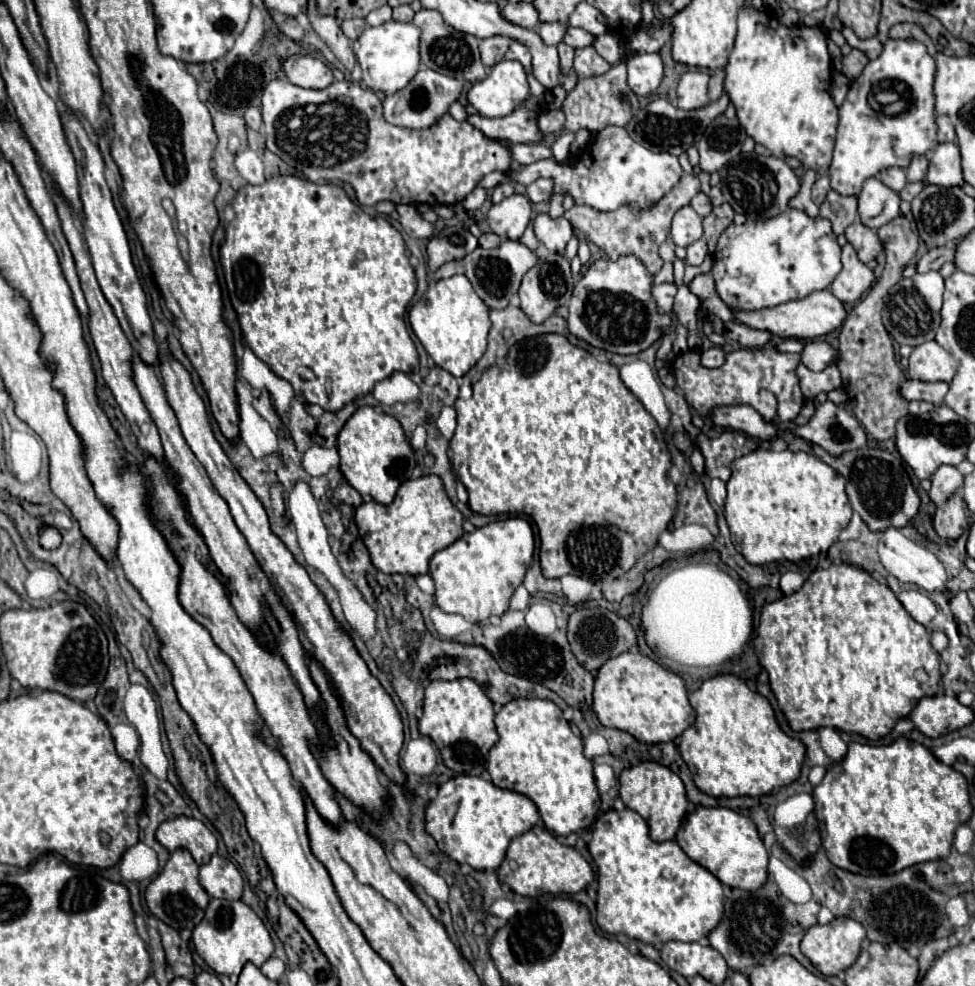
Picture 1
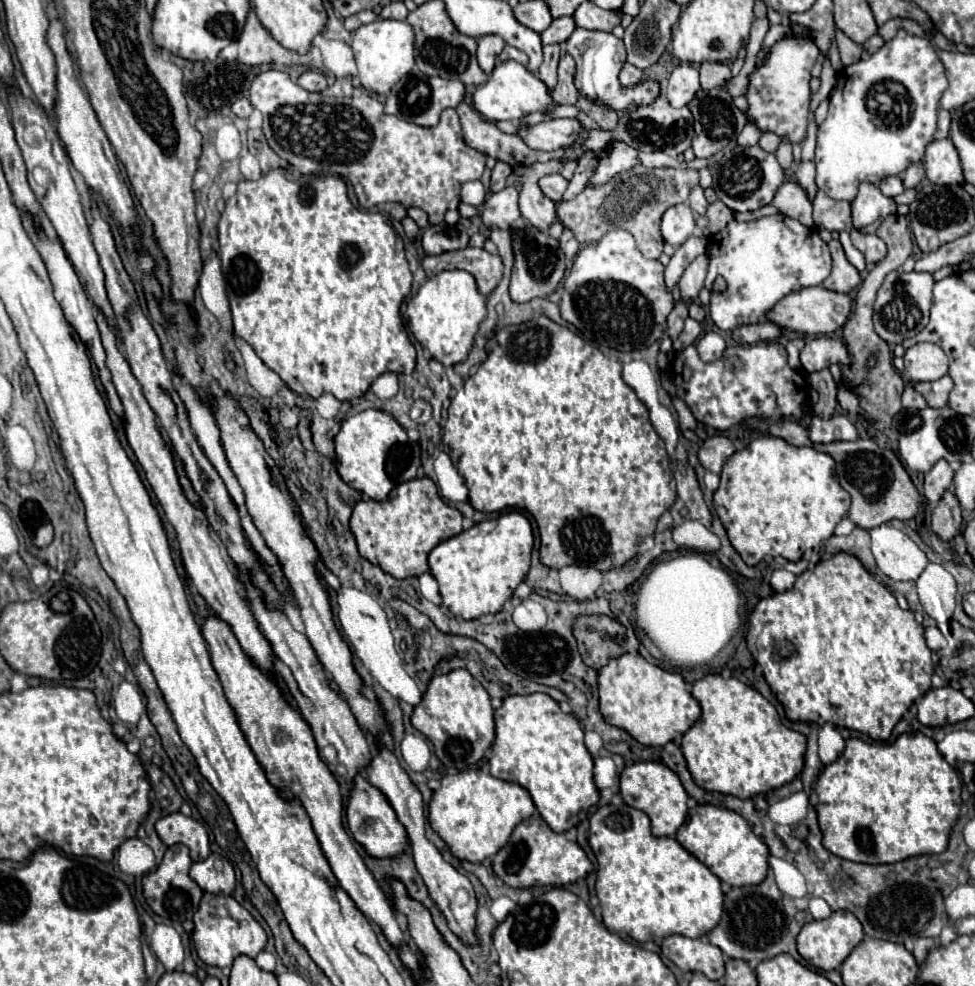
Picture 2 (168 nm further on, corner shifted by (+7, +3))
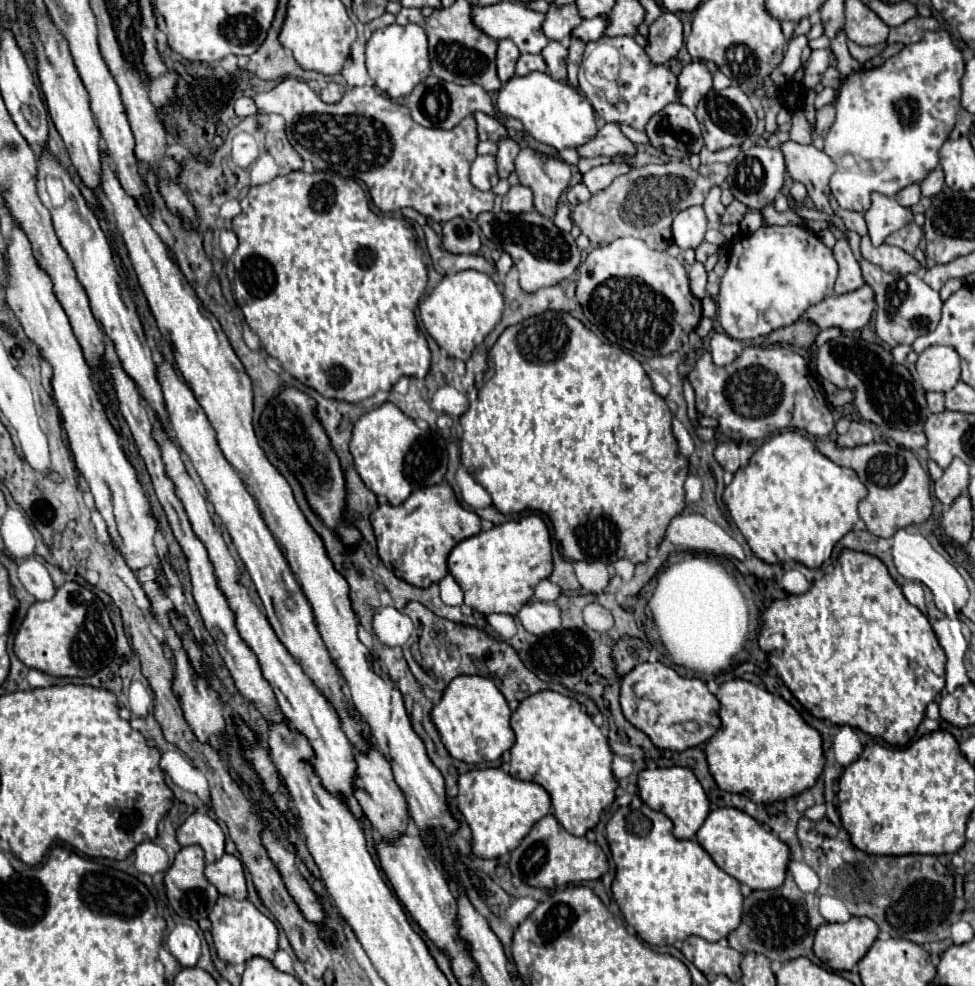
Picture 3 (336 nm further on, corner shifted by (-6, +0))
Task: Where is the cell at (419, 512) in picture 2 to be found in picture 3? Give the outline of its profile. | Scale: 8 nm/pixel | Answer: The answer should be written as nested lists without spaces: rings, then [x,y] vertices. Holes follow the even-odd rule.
[[[444,481],[414,491],[402,505],[380,505],[372,513],[372,527],[378,539],[378,555],[388,569],[414,587],[430,587],[448,575],[446,559],[454,545],[480,533],[480,517],[466,509],[452,487]]]

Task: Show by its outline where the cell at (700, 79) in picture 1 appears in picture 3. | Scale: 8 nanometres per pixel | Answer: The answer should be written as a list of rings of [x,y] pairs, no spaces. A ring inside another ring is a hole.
[[[692,61],[678,73],[678,99],[688,109],[696,109],[698,101],[712,89],[712,75],[704,61]]]

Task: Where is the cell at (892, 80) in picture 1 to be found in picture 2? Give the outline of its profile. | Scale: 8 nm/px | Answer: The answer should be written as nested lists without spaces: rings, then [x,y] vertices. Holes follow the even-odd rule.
[[[899,30],[897,36],[885,42],[873,56],[859,60],[841,70],[837,86],[831,92],[829,114],[817,132],[817,186],[827,192],[833,200],[851,202],[857,196],[861,182],[879,184],[887,176],[901,174],[907,164],[919,162],[925,156],[925,146],[933,140],[937,130],[937,110],[939,96],[947,88],[945,70],[937,52],[933,50],[927,38],[911,36],[905,30]]]

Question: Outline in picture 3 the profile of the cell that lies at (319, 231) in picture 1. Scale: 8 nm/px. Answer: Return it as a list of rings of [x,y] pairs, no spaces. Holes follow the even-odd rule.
[[[292,171],[288,175],[276,177],[266,185],[250,187],[246,197],[240,201],[242,213],[234,217],[232,229],[238,235],[238,247],[234,255],[230,257],[234,269],[236,269],[236,299],[240,303],[240,309],[244,313],[246,323],[252,327],[252,331],[260,337],[262,347],[270,357],[274,357],[286,373],[290,373],[294,379],[316,389],[322,397],[326,399],[338,399],[338,401],[348,401],[348,403],[360,403],[368,397],[372,397],[376,391],[390,391],[394,383],[408,375],[408,377],[418,377],[424,379],[428,373],[428,357],[430,349],[426,339],[422,339],[418,325],[416,325],[416,307],[420,301],[420,295],[426,289],[426,267],[422,263],[422,253],[418,251],[416,239],[412,231],[406,227],[404,219],[394,219],[394,217],[378,217],[376,213],[370,211],[366,193],[354,179],[342,179],[338,175],[330,175],[324,171],[318,173],[302,173],[302,171]]]

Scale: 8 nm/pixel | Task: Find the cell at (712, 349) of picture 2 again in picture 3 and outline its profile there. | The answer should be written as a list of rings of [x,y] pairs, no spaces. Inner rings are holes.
[[[714,333],[710,339],[710,353],[716,365],[728,365],[742,353],[742,343],[724,333]]]

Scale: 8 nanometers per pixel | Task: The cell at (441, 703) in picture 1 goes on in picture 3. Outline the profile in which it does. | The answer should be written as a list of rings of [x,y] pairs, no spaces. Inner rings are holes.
[[[460,675],[448,683],[438,705],[432,709],[432,721],[442,735],[442,743],[448,753],[464,763],[482,763],[496,761],[508,751],[516,737],[510,727],[510,707],[498,687],[478,675]]]

